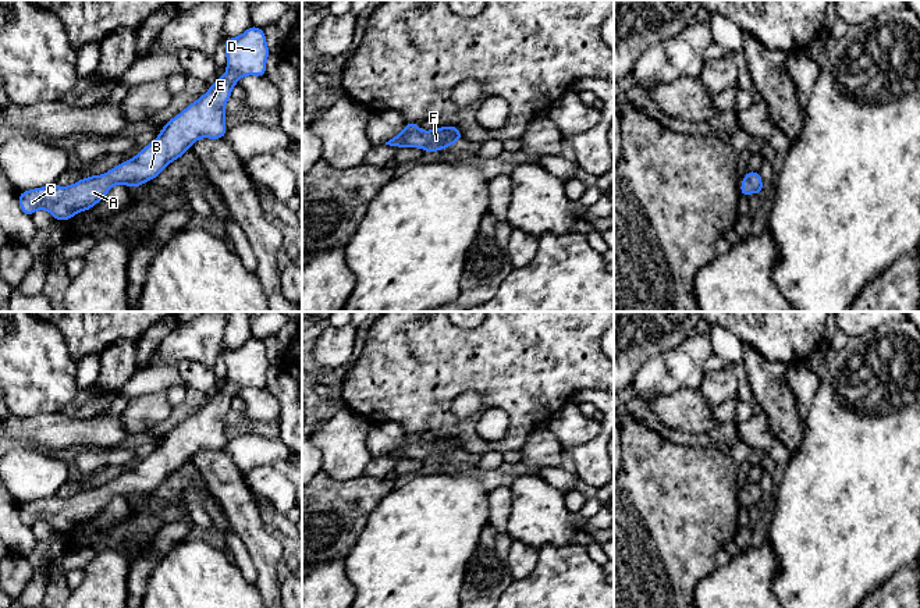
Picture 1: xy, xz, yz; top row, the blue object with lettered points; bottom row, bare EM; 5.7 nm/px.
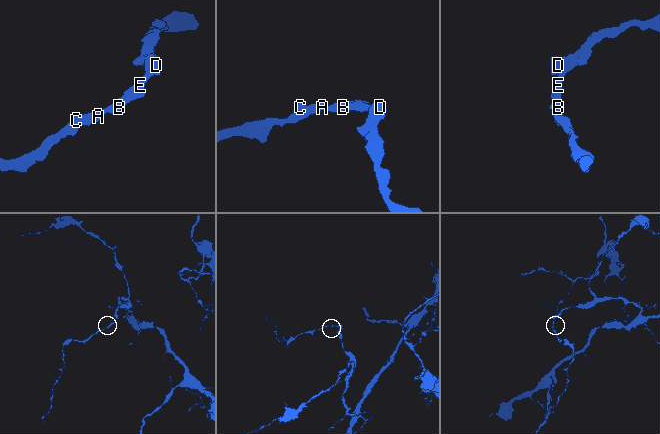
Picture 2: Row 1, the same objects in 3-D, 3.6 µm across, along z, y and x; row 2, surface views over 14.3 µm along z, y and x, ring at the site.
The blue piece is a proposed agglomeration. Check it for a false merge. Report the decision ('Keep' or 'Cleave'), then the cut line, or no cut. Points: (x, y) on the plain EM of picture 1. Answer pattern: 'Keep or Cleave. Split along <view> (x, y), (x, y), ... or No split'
Keep. No split

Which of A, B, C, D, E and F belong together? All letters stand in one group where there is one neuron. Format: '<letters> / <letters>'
A B C D E F

